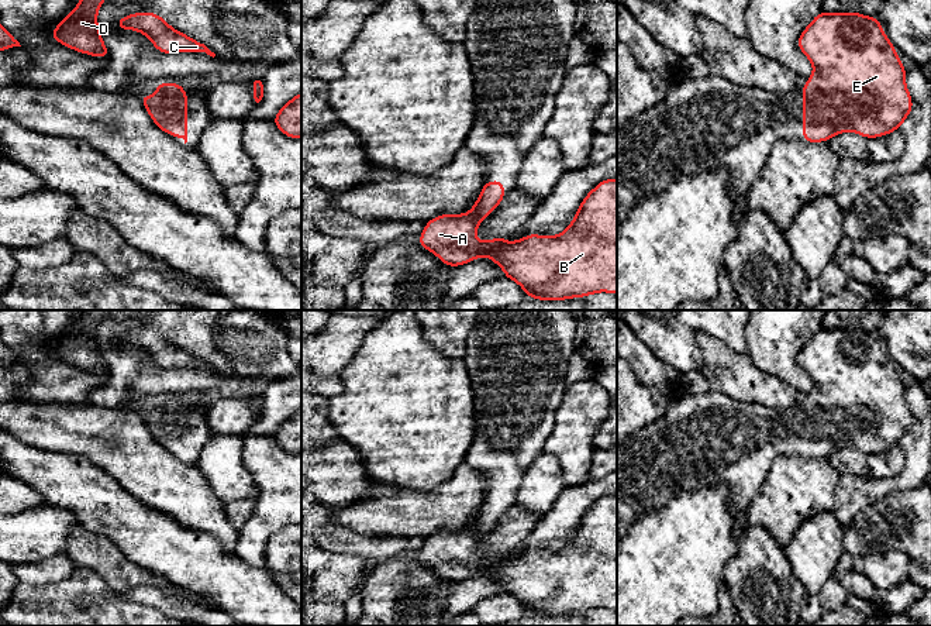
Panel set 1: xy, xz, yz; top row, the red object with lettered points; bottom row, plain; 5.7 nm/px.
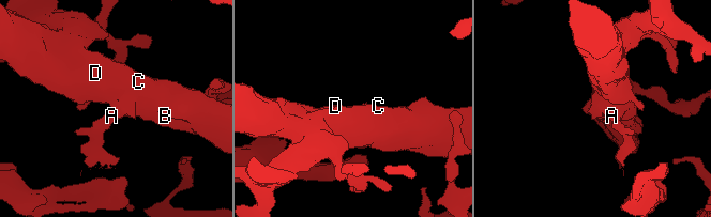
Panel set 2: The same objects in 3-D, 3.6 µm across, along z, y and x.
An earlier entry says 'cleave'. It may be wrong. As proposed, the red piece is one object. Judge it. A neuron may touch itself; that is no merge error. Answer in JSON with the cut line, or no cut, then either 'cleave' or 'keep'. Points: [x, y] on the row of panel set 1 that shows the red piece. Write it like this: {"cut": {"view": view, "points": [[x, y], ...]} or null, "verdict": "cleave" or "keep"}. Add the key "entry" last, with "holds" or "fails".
{"cut": null, "verdict": "keep", "entry": "fails"}

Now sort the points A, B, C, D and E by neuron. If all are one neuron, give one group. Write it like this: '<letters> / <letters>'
A B C D E

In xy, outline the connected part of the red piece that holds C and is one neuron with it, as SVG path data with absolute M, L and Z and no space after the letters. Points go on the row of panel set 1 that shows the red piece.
M144 11L130 14L120 18L115 25L118 30L135 30L146 35L162 54L206 52L213 58L215 56L204 44L176 31L155 13Z

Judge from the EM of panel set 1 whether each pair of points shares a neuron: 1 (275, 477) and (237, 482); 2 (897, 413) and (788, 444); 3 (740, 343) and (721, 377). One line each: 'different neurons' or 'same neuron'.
1: different neurons
2: same neuron
3: different neurons

